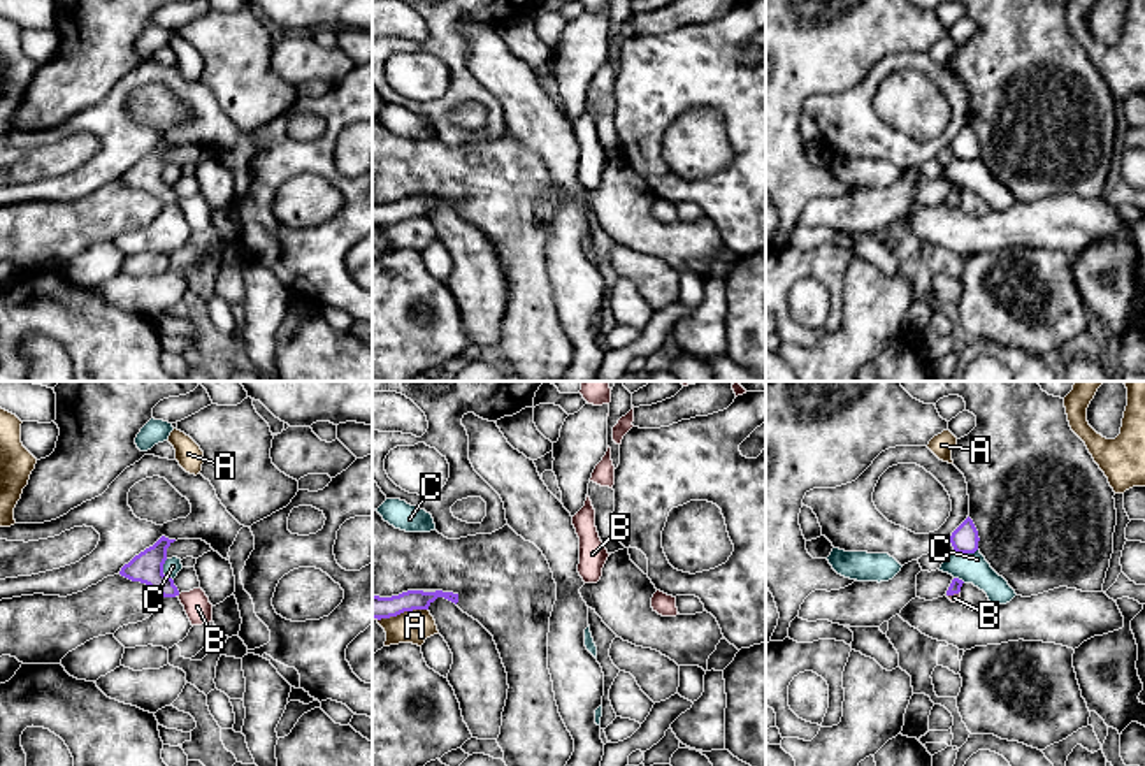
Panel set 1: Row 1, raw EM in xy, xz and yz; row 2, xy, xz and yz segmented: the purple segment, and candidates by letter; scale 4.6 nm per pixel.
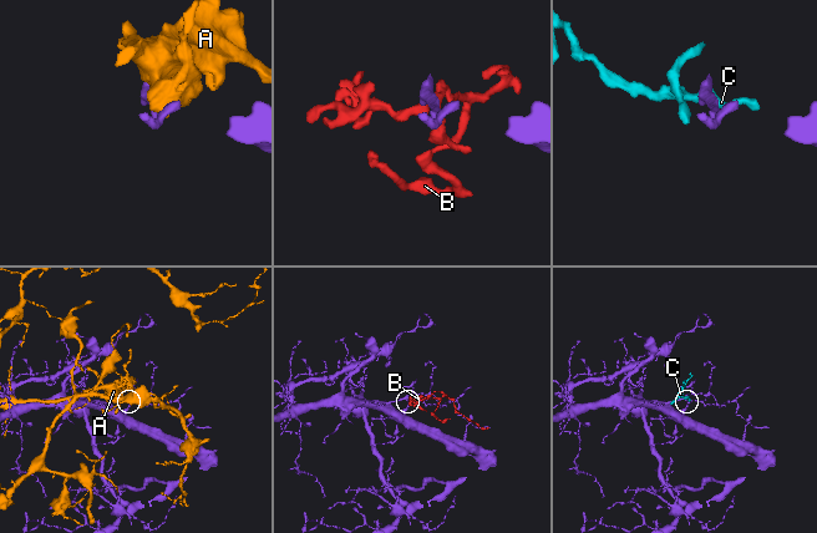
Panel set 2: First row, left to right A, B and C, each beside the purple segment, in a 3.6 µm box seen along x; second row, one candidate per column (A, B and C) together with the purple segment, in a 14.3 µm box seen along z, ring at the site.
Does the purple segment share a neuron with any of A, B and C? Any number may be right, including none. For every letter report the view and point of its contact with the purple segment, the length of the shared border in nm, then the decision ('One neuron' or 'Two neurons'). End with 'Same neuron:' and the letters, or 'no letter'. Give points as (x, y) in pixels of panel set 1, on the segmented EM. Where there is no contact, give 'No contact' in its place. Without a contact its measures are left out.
A: Touches purple at xz (401, 612). Shared border 260 nm. Two neurons
B: Touches purple at yz (952, 594). Shared border 70 nm. One neuron
C: Touches purple at xy (162, 571). Shared border 110 nm. Two neurons
Same neuron: B

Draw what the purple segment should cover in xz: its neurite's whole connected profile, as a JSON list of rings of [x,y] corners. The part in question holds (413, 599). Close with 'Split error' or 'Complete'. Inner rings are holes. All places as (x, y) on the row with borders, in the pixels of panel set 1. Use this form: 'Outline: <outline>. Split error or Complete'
Outline: [[[407,590],[392,597],[372,596],[372,618],[390,618],[404,611],[413,610],[428,610],[428,606],[437,599],[444,597],[451,603],[458,603],[458,594],[453,592],[423,592],[423,590]]]. Complete

